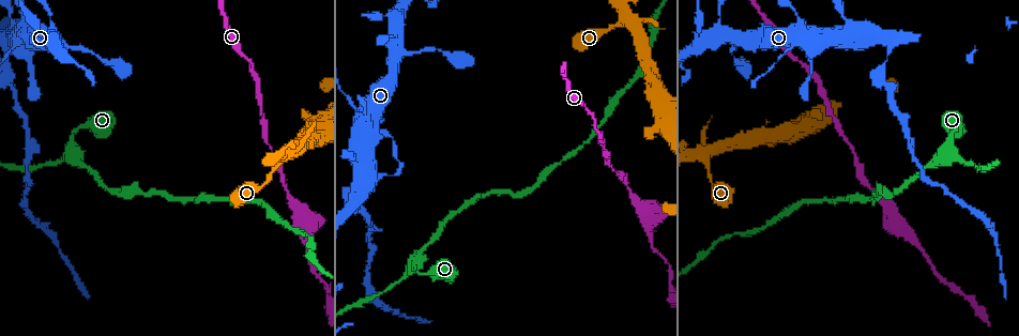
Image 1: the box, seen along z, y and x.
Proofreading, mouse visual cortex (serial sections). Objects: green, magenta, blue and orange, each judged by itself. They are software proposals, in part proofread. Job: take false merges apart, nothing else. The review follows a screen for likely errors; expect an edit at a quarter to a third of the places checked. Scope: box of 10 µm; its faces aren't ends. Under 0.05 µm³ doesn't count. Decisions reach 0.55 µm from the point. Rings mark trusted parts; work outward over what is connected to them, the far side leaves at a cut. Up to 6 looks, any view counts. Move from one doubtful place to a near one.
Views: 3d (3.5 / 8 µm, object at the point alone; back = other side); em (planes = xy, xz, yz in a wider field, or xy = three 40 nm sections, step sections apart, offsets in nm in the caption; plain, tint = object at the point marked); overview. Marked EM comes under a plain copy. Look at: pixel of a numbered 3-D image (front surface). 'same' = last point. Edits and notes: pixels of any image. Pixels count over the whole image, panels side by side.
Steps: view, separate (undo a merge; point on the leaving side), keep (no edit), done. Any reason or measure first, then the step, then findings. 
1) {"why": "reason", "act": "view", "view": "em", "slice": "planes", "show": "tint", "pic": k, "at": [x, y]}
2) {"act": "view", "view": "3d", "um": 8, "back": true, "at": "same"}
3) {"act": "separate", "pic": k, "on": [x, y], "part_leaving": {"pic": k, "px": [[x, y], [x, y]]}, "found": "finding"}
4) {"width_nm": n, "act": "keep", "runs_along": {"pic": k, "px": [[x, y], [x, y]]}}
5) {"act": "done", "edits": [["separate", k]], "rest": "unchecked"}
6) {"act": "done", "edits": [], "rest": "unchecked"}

{"why": "abrupt turn", "act": "view", "view": "3d", "um": 3.5, "pic": 1, "at": [706, 159]}

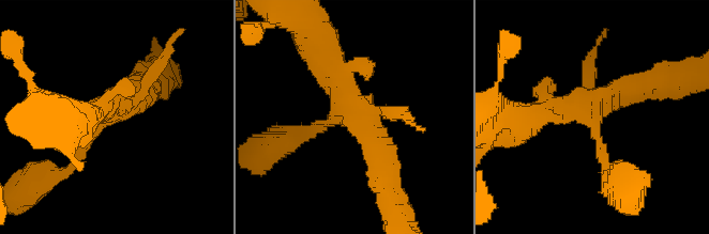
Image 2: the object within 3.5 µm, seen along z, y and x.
{"why": "shape alone is not enough", "act": "view", "view": "em", "slice": "xy", "step": 1, "show": "tint", "pic": 2, "at": [348, 116]}

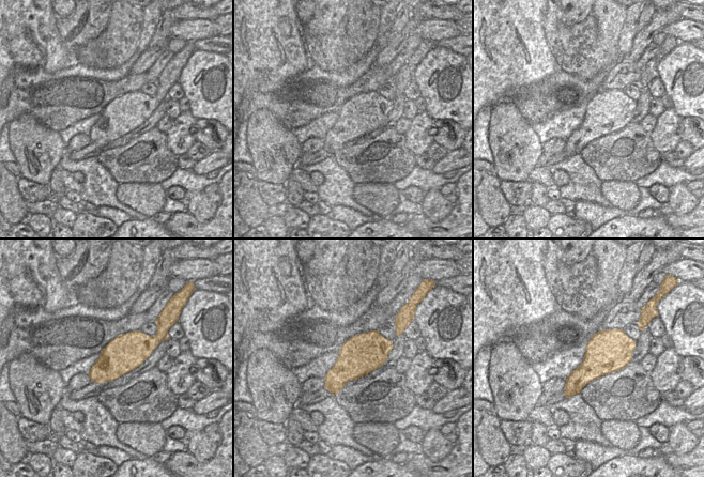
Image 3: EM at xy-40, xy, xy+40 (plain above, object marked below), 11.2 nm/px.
{"act": "keep", "runs_along": {"pic": 2, "px": [[66, 170], [138, 86]]}, "found": "one cell here"}

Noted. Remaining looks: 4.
{"why": "thick turns thin", "act": "view", "view": "3d", "um": 3.5, "pic": 1, "at": [53, 41]}

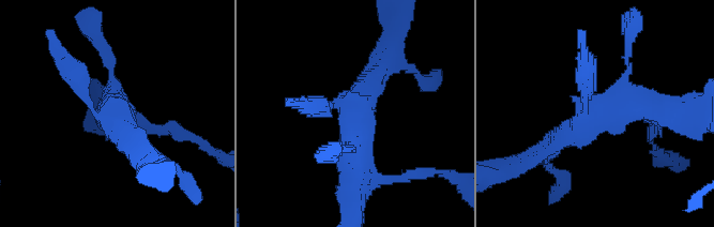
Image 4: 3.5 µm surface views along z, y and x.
{"arms": 4, "arm_widths_nm": [150, 250, 300, 400], "why": "shape alone is not enough", "act": "view", "view": "em", "slice": "planes", "show": "tint", "pic": 4, "at": [359, 112]}

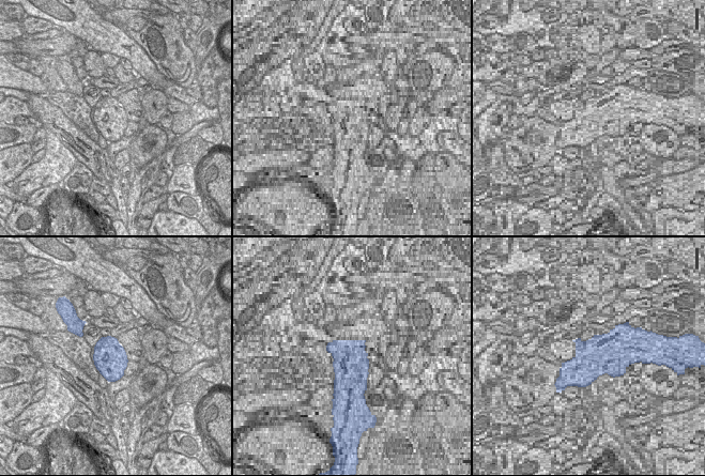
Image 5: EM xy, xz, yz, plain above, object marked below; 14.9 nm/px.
{"act": "keep", "runs_along": {"pic": 4, "px": [[661, 112], [617, 106], [546, 155]]}, "found": "all the same cell"}

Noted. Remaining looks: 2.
{"why": "calibre changes", "act": "view", "view": "3d", "um": 3.5, "pic": 1, "at": [887, 85]}

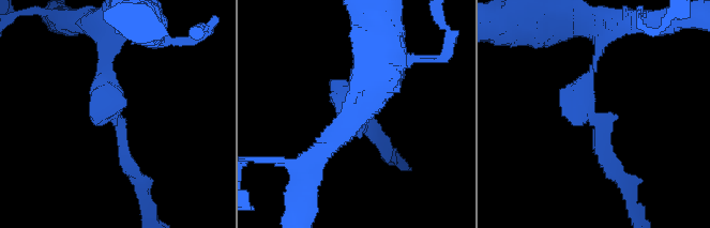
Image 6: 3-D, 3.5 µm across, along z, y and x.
{"arm_widths_nm": [150, 200], "act": "view", "view": "em", "slice": "xy", "step": 2, "show": "tint", "pic": 6, "at": [120, 120]}

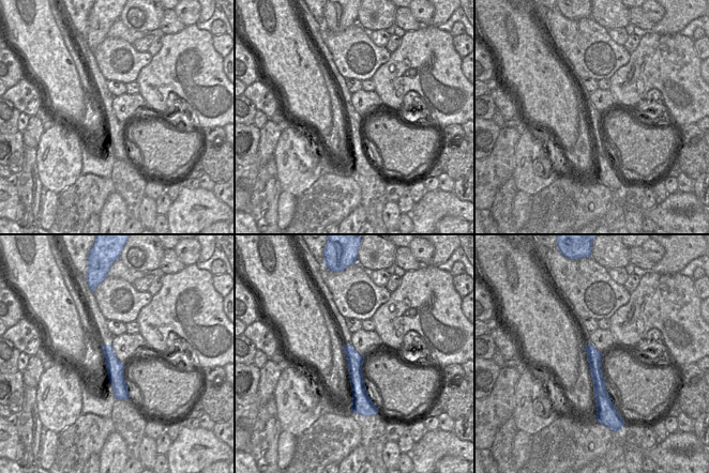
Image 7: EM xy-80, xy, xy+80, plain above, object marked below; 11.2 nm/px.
{"act": "separate", "pic": 6, "on": [121, 154], "part_leaving": {"pic": 6, "px": [[119, 121], [125, 161], [148, 203]]}, "found": "two cells meet here"}

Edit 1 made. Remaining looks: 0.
{"act": "done", "edits": [["separate", 6]], "rest": "unchecked"}

